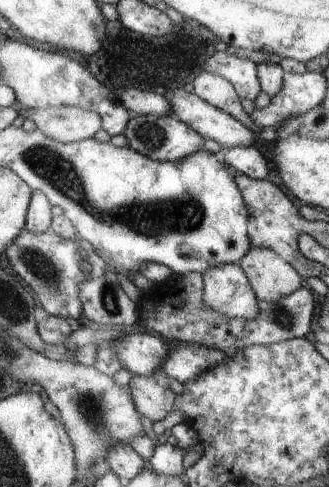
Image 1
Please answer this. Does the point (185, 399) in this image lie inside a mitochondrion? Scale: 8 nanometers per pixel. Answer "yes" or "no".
no

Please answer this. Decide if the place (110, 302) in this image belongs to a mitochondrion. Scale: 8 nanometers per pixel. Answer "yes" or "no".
yes

